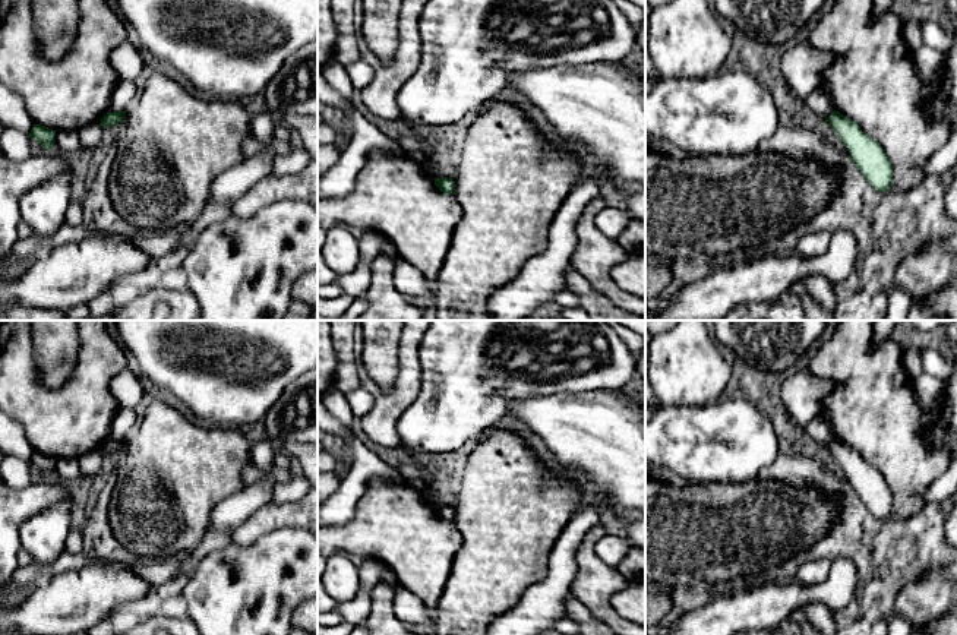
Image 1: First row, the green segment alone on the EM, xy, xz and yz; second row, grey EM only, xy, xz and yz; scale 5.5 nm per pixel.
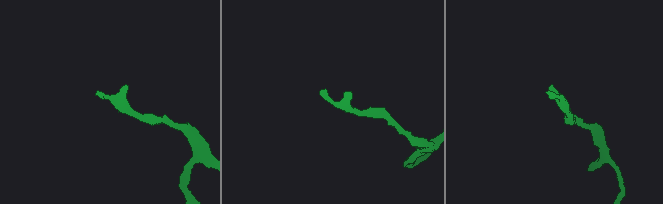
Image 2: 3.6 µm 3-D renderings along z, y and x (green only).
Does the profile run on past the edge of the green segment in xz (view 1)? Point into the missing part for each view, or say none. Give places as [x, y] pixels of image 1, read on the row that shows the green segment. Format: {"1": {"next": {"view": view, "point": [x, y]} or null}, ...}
{"1": {"next": null}}

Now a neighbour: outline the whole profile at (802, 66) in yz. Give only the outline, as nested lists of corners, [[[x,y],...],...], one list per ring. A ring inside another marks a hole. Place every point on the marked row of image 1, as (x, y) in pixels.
[[[805,42],[786,48],[780,66],[789,89],[805,101],[821,86],[824,70],[833,61],[831,53],[812,48]]]

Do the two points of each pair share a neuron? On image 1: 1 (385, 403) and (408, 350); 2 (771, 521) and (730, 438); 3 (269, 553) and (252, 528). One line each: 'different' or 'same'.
1: same
2: different
3: different

